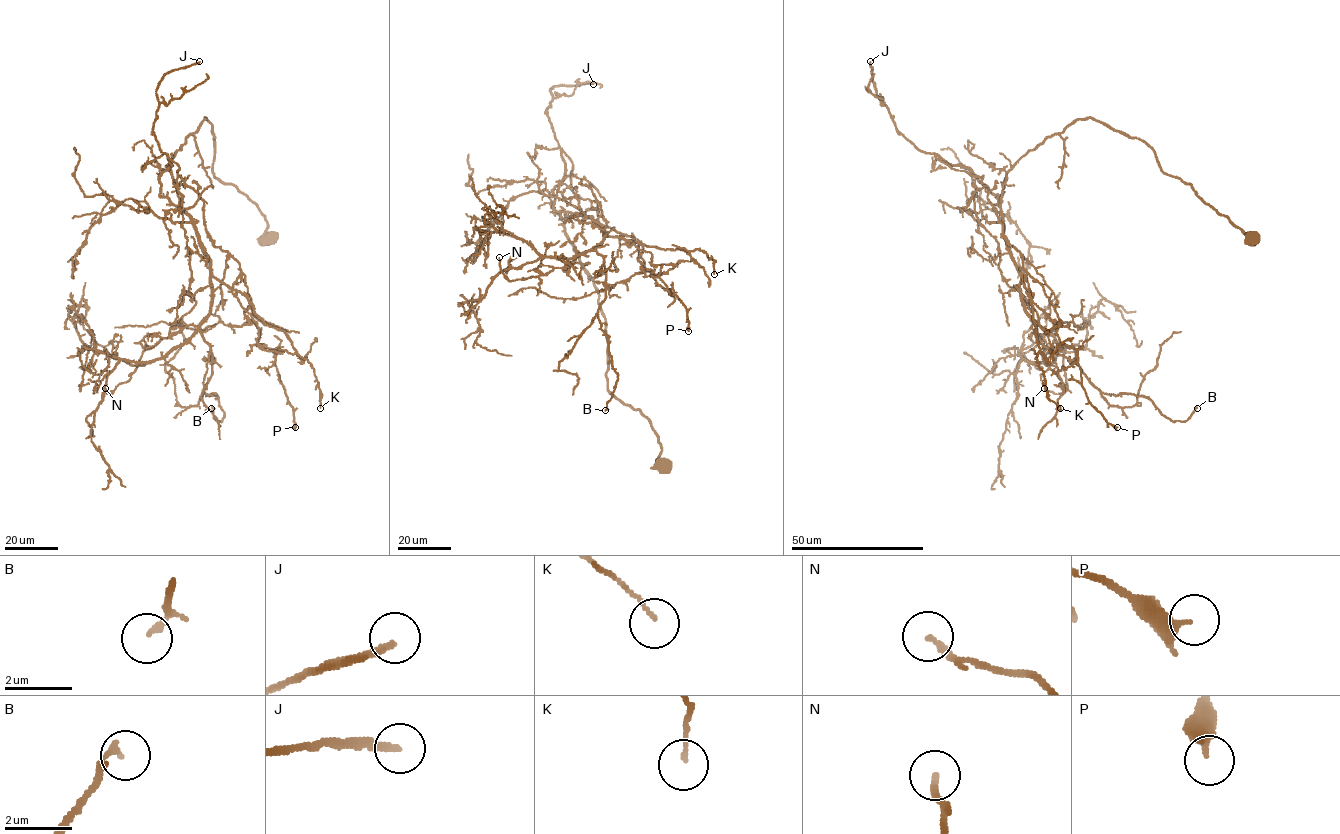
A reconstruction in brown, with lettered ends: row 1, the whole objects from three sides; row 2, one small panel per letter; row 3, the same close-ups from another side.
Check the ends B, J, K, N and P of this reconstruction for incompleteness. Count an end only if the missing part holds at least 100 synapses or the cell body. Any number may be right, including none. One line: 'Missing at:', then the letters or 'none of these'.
Missing at: J

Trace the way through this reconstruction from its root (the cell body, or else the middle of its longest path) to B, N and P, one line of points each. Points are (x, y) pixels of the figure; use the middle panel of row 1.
B: (663, 465), (649, 420), (608, 389), (572, 214), (605, 233), (598, 316), (617, 375), (605, 410)
N: (663, 465), (649, 420), (608, 389), (606, 318), (564, 221), (603, 229), (544, 275), (509, 280), (499, 257)
P: (663, 465), (649, 420), (608, 389), (606, 318), (566, 219), (640, 244), (688, 331)

